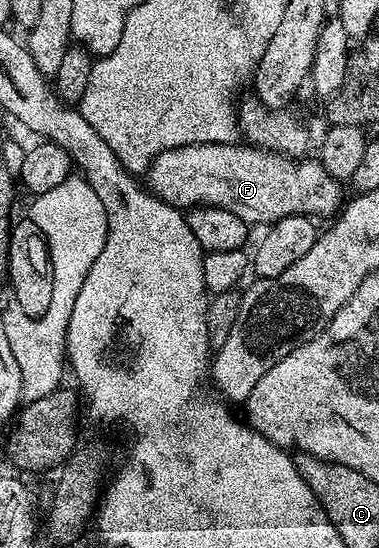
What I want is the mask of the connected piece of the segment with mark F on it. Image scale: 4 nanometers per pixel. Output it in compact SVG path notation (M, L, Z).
M204 143L202 145L187 145L186 147L174 147L170 151L162 151L157 157L151 158L150 164L152 166L148 169L148 181L146 180L147 188L150 190L153 197L162 198L167 205L172 205L181 211L195 209L197 207L218 207L226 211L234 211L234 215L238 215L238 219L247 221L249 226L256 227L256 225L264 225L263 227L271 226L273 222L284 219L286 216L292 216L295 213L307 214L313 219L320 219L320 217L331 218L333 214L341 208L342 200L340 201L340 185L341 182L337 178L332 177L326 171L324 164L318 159L300 159L293 160L293 158L285 157L282 153L274 153L267 149L258 149L255 145L247 143L233 143L230 145L223 145L222 143Z

